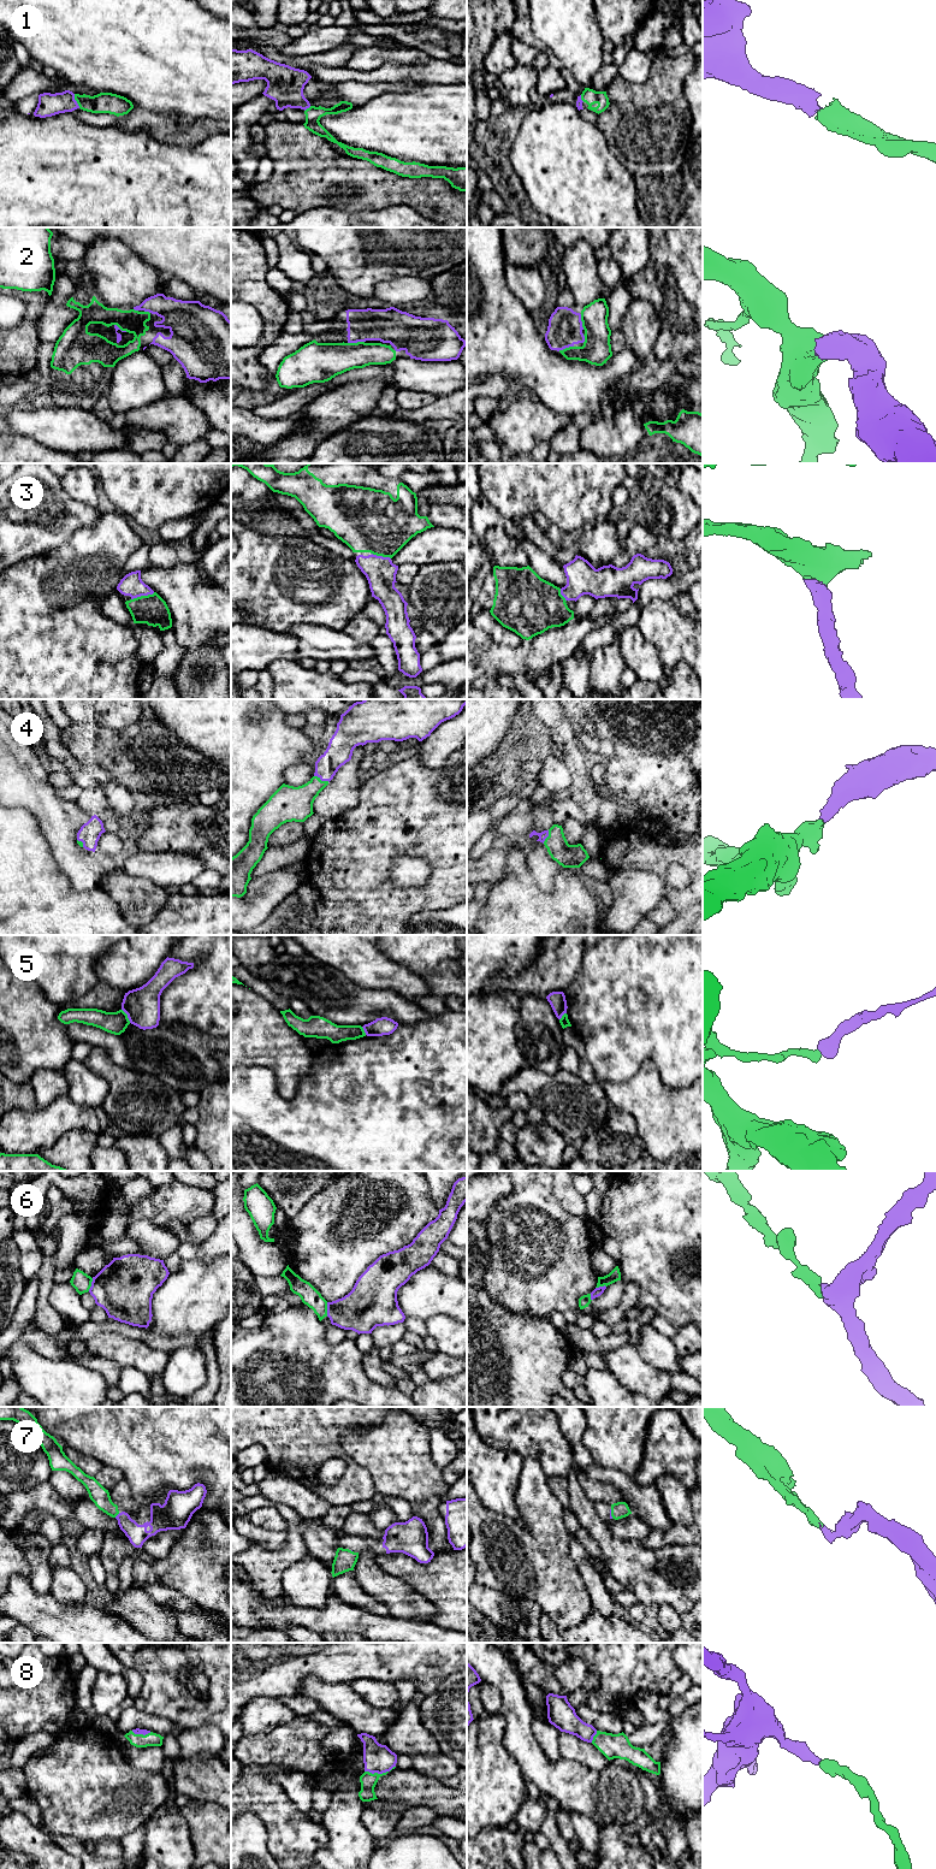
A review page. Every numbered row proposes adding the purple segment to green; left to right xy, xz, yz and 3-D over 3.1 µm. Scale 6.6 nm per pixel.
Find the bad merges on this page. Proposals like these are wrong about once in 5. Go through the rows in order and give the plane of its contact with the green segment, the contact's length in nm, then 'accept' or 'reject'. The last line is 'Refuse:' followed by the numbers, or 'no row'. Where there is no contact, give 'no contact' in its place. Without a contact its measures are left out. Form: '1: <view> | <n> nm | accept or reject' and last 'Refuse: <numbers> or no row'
1: xy | 100 nm | accept
2: xz | 110 nm | accept
3: xy | 170 nm | accept
4: xz | 110 nm | accept
5: xy | 110 nm | reject
6: xz | 100 nm | reject
7: xy | 50 nm | accept
8: xz | 220 nm | accept
Refuse: 5, 6

